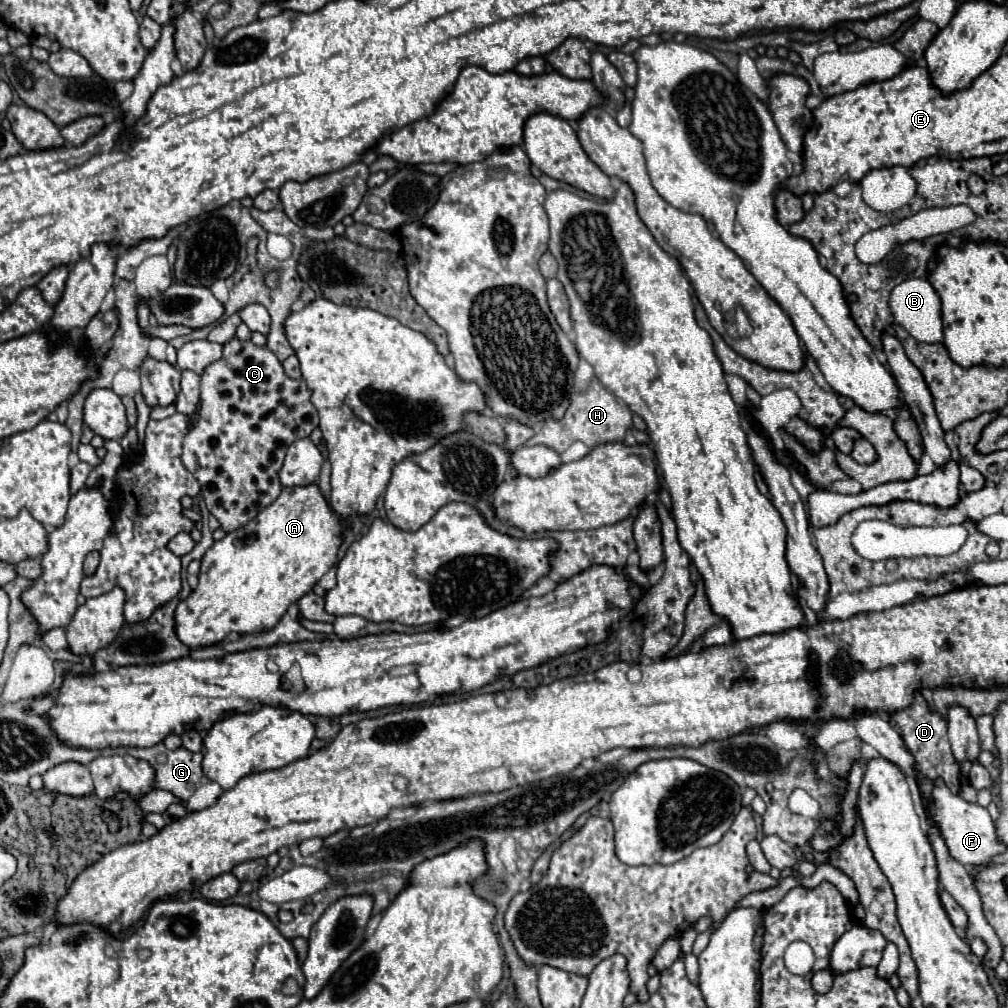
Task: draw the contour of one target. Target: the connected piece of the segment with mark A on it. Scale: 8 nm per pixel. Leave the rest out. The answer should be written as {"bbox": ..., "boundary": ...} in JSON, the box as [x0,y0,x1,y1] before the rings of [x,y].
{"bbox":[174,485,344,651],"boundary":[[[318,485],[286,487],[286,489],[282,489],[282,493],[278,495],[278,499],[276,499],[272,505],[268,505],[262,513],[258,513],[256,519],[252,519],[246,527],[228,533],[222,541],[216,541],[216,543],[204,553],[204,557],[202,557],[202,561],[200,561],[198,587],[196,587],[186,599],[182,599],[182,601],[178,603],[176,613],[174,613],[174,629],[176,629],[176,633],[178,633],[178,639],[180,639],[188,649],[196,651],[196,649],[204,649],[204,647],[212,647],[212,645],[216,645],[216,643],[222,643],[230,633],[246,635],[246,633],[262,633],[262,631],[272,629],[272,627],[280,621],[280,617],[288,611],[288,607],[294,605],[294,603],[298,601],[298,597],[304,597],[304,595],[320,581],[320,577],[336,563],[336,553],[338,553],[340,543],[342,543],[342,531],[344,531],[342,523],[344,523],[344,521],[330,509],[330,505],[326,503],[326,499],[322,497]]]}

